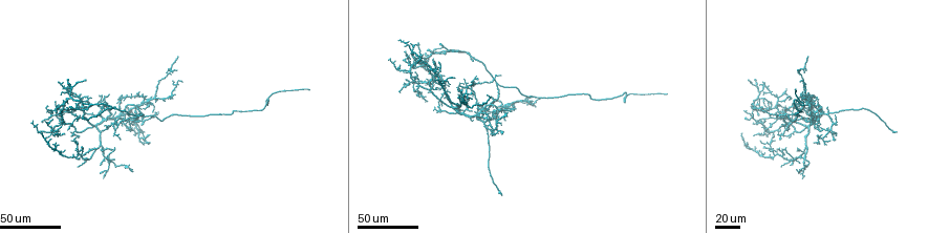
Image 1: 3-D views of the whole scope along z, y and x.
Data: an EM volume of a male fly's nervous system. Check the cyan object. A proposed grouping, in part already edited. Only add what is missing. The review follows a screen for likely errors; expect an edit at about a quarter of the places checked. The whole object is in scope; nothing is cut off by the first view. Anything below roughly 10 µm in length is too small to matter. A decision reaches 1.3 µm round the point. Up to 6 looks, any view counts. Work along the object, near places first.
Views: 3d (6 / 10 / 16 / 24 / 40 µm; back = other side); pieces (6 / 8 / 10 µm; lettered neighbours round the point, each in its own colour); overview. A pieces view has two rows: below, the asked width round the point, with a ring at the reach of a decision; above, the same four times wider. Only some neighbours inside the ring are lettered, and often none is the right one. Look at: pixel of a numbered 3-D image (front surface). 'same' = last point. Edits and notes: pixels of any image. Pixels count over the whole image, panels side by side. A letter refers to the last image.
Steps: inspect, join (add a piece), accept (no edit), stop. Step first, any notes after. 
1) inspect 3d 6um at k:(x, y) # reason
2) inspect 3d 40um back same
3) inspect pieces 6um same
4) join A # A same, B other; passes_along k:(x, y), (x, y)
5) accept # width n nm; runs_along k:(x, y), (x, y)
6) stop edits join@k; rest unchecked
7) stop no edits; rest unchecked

inspect 3d 40um at 1:(310, 88) # an open end

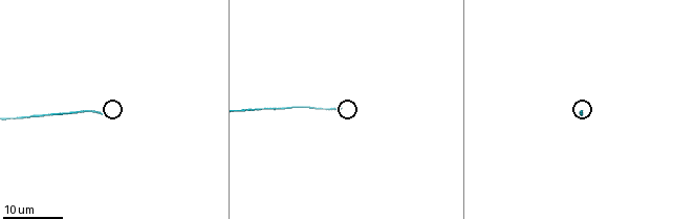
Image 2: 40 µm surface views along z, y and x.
inspect pieces 6um at 2:(340, 107)

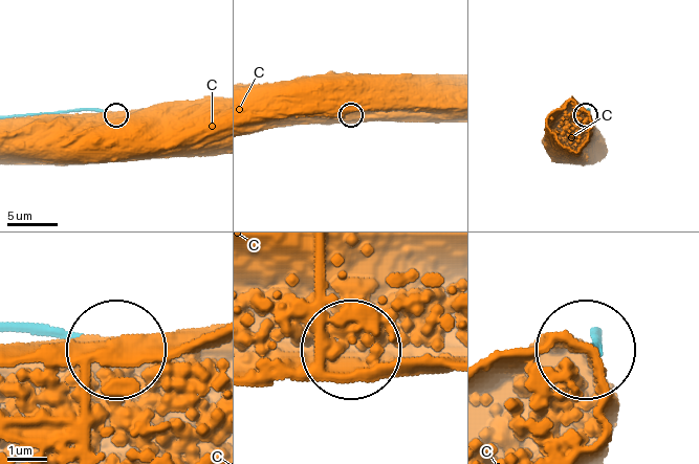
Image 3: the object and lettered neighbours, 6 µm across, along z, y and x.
accept # width 210 nm; C other; none of them fits

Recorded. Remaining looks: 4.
inspect 3d 40um at 1:(150, 133) # tapers out

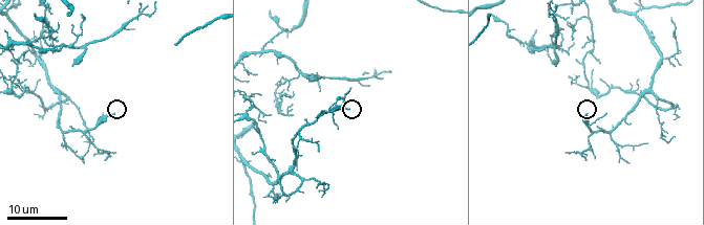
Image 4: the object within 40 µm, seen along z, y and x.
inspect pieces 10um at 4:(585, 114) # see the neighbours

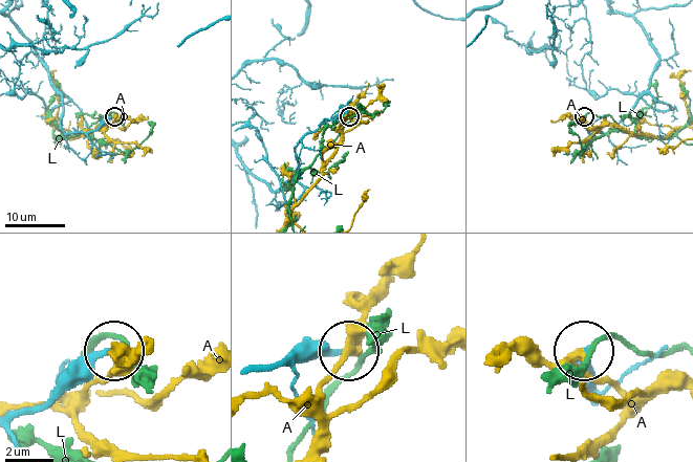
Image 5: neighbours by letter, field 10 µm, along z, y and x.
accept # A other, L other; no lettered piece goes on from it

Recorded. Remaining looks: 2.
inspect 3d 24um at 1:(141, 103) # branch stops here

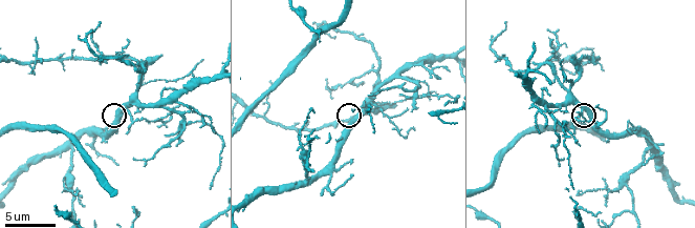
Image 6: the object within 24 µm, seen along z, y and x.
inspect pieces 6um at 6:(574, 132)

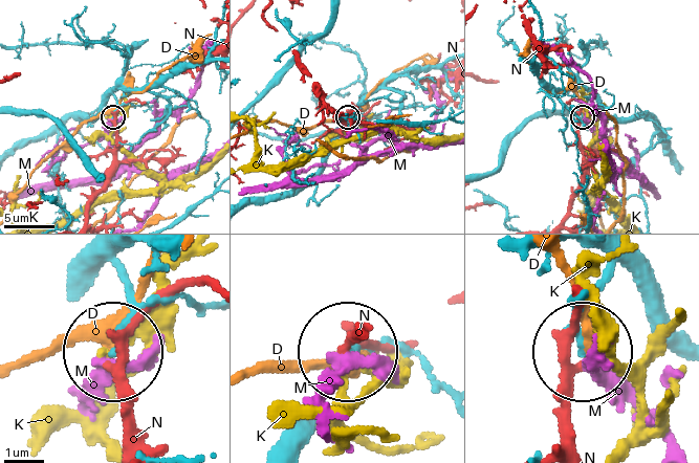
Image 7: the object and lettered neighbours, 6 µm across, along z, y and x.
accept # D other, K other, M other, N other; runs_along 7:(101, 272), (116, 272), (130, 303), (113, 349); none of them fits

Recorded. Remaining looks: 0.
stop no edits; rest unchecked

